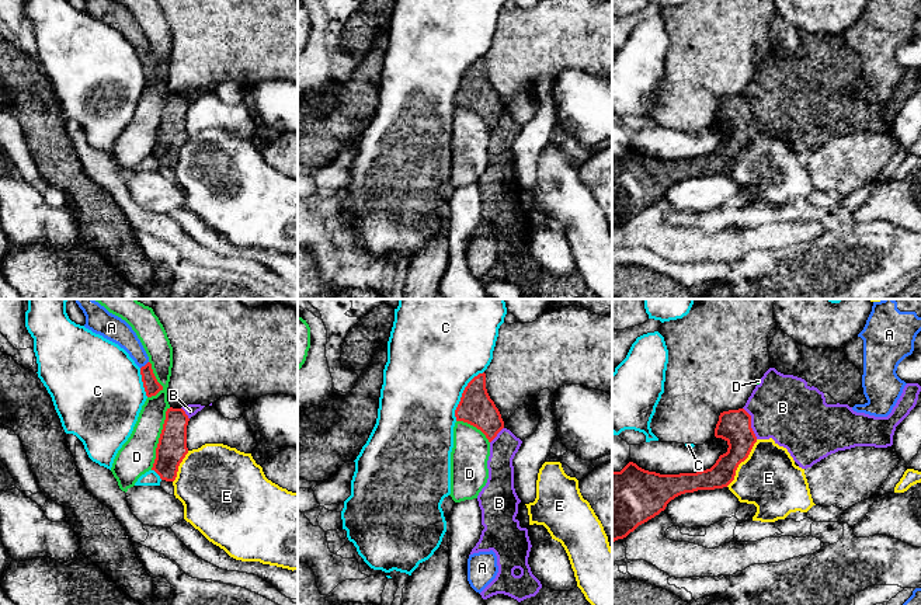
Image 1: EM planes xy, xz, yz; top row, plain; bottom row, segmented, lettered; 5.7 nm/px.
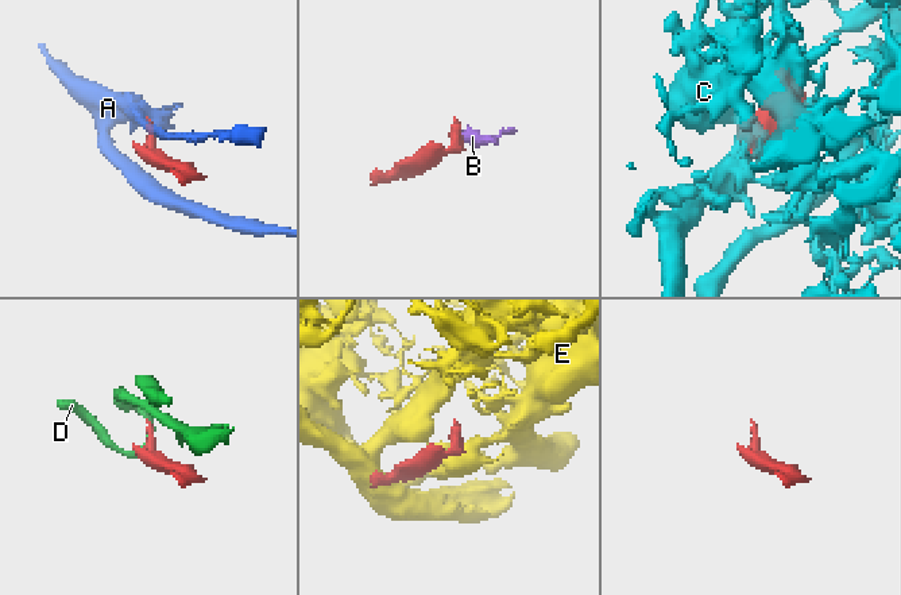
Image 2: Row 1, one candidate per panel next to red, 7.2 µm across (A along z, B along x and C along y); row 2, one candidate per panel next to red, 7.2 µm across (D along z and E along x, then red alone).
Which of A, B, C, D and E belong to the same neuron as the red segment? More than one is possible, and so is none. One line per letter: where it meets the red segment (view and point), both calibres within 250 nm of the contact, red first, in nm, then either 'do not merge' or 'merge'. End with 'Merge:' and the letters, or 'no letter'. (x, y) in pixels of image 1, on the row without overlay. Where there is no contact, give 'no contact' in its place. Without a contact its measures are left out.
A: xy (145, 51) | 90/140 nm | do not merge
B: yz (750, 108) | 190/380 nm | merge
C: xz (462, 80) | 200/480 nm | do not merge
D: xy (159, 124) | 170/200 nm | do not merge
E: yz (740, 148) | 190/340 nm | do not merge
Merge: B

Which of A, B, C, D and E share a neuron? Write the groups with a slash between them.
A / B / C / D / E

